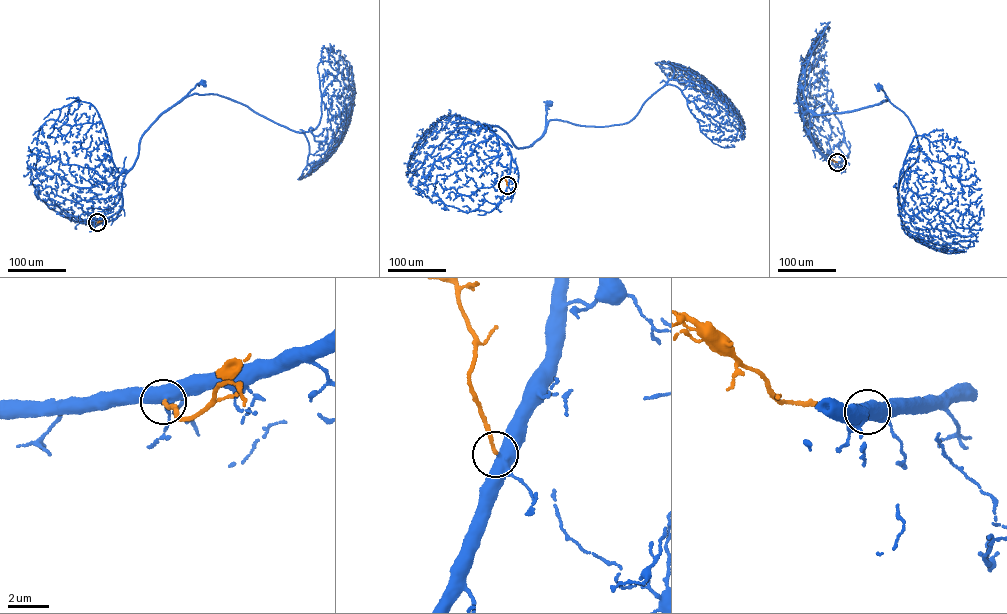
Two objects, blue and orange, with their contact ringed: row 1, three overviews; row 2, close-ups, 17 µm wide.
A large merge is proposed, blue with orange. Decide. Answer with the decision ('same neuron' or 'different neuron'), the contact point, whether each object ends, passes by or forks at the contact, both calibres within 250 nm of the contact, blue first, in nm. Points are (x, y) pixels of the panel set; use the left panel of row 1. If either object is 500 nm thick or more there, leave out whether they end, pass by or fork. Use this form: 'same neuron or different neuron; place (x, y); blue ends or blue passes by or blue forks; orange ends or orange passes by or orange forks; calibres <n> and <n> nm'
same neuron; place (97, 222); blue forks; orange ends; calibres 320 and 150 nm

